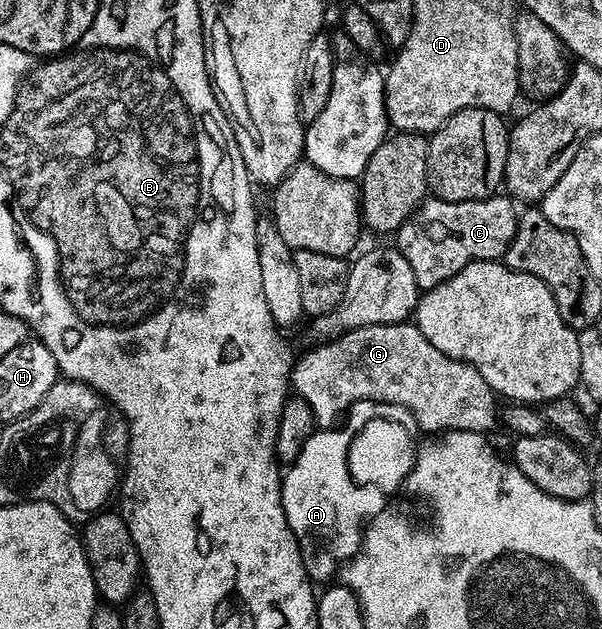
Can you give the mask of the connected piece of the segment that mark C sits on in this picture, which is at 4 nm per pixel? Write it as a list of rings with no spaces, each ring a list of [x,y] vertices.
[[[433,196],[425,197],[416,210],[394,232],[395,249],[406,256],[421,291],[462,272],[471,262],[503,259],[516,231],[517,207],[508,196],[493,196],[462,203],[448,203]]]

